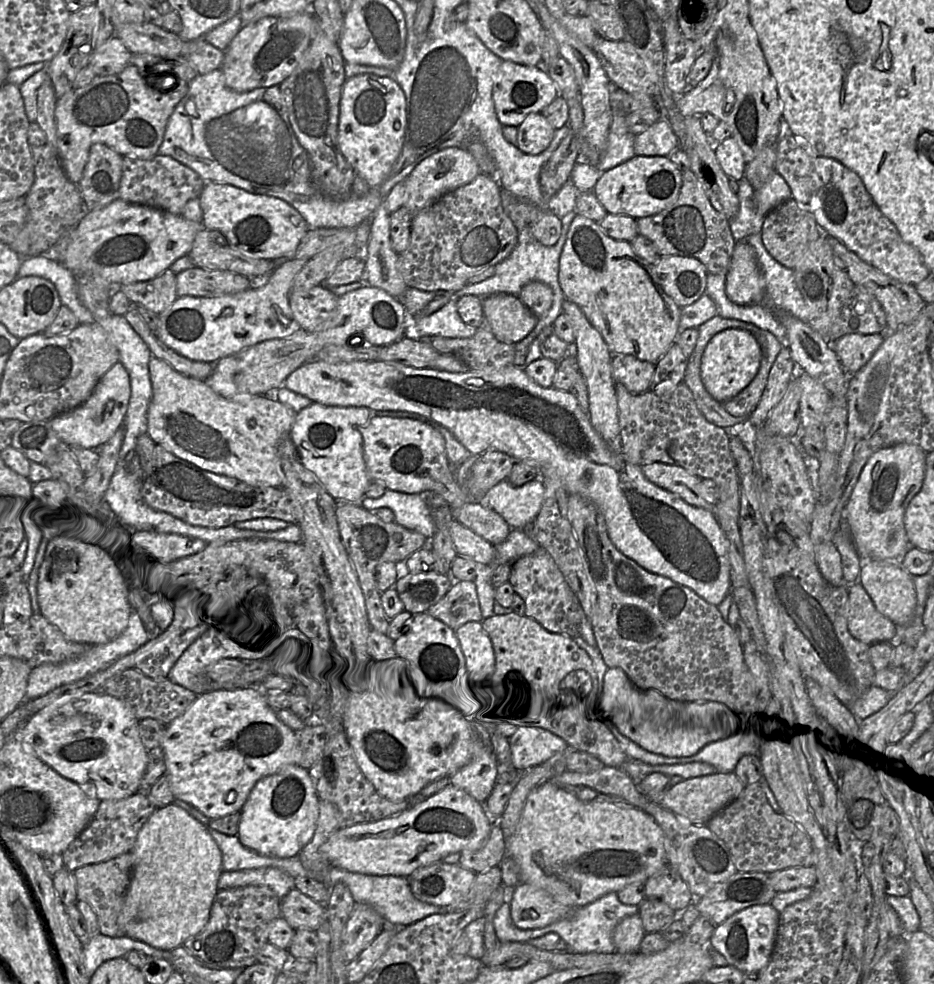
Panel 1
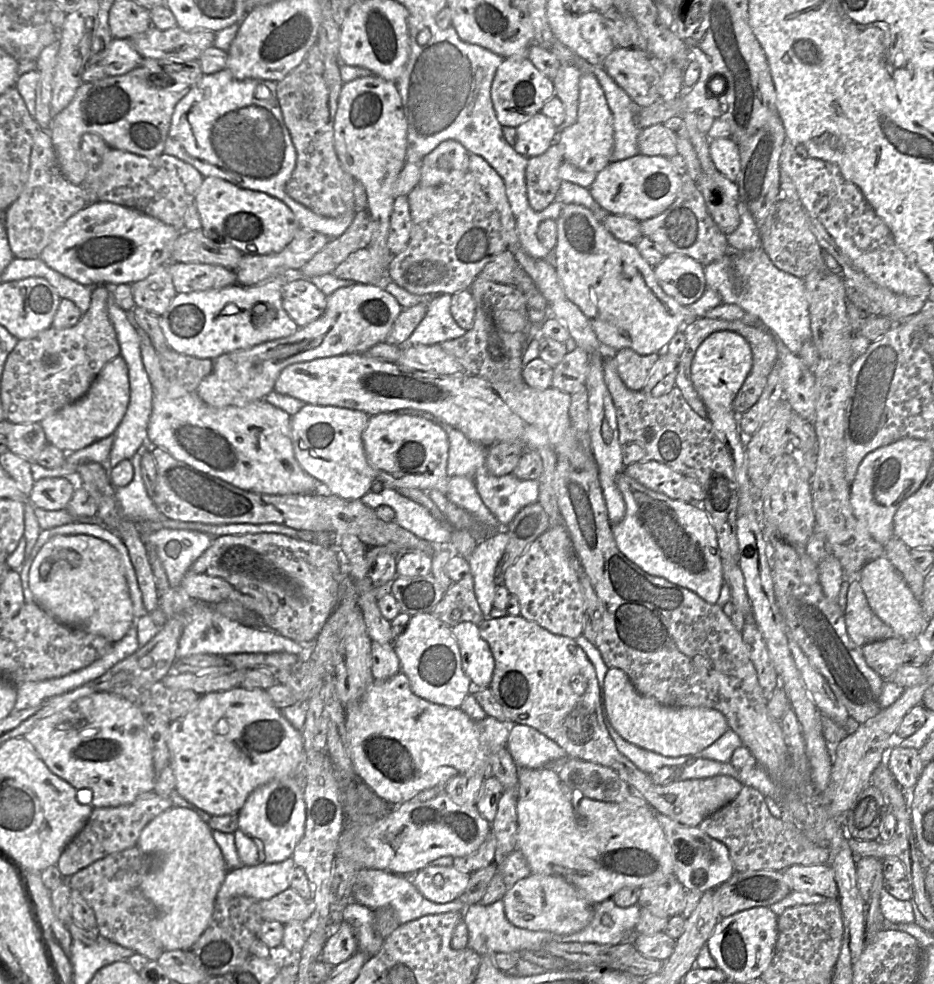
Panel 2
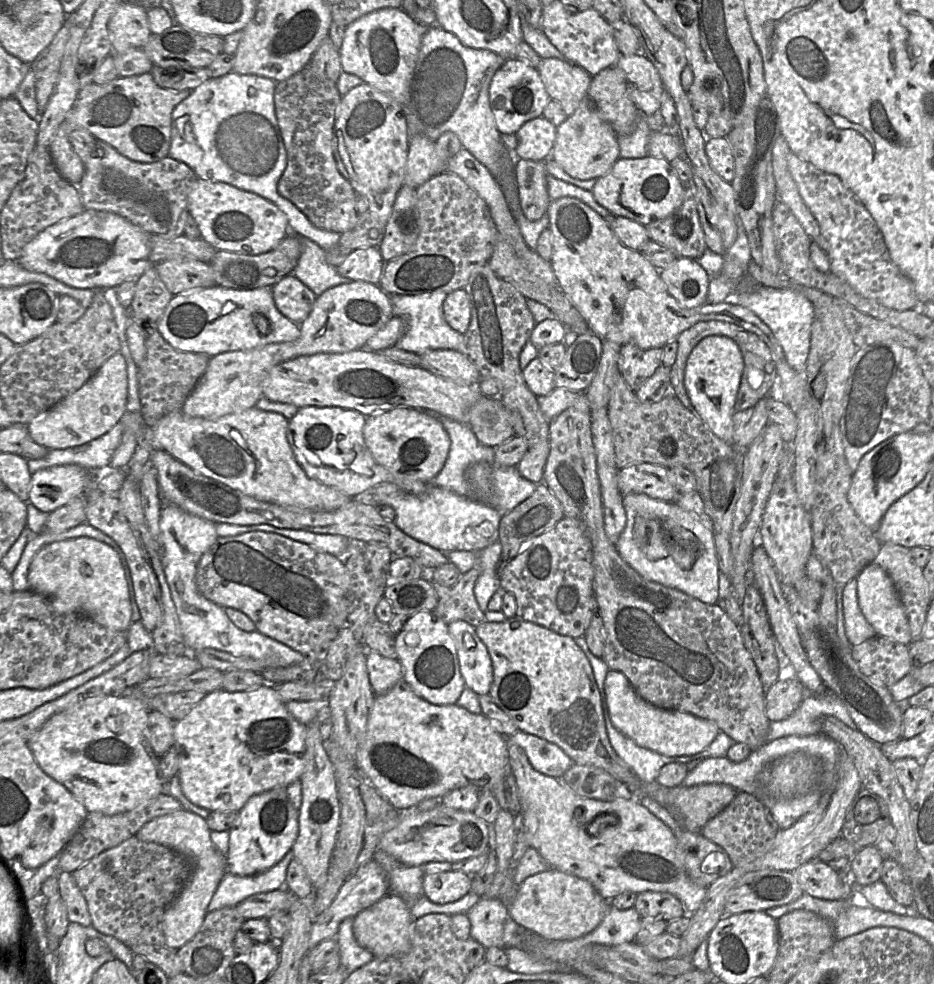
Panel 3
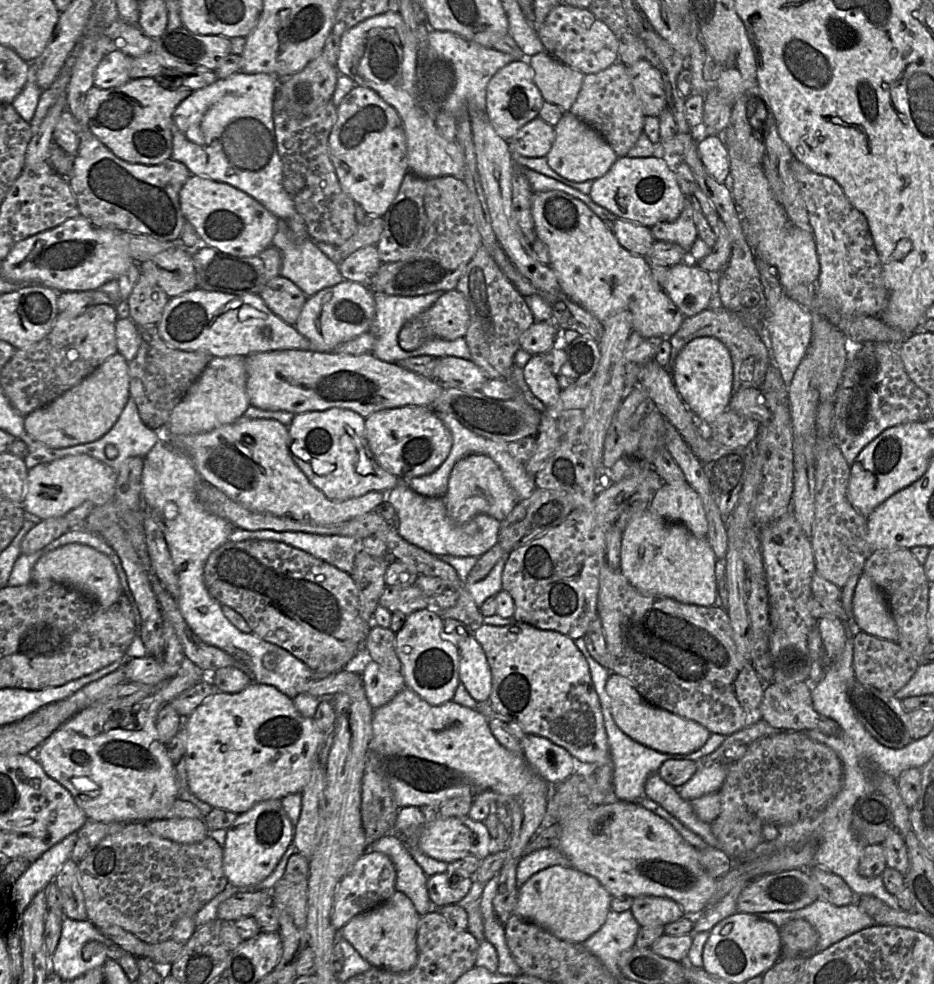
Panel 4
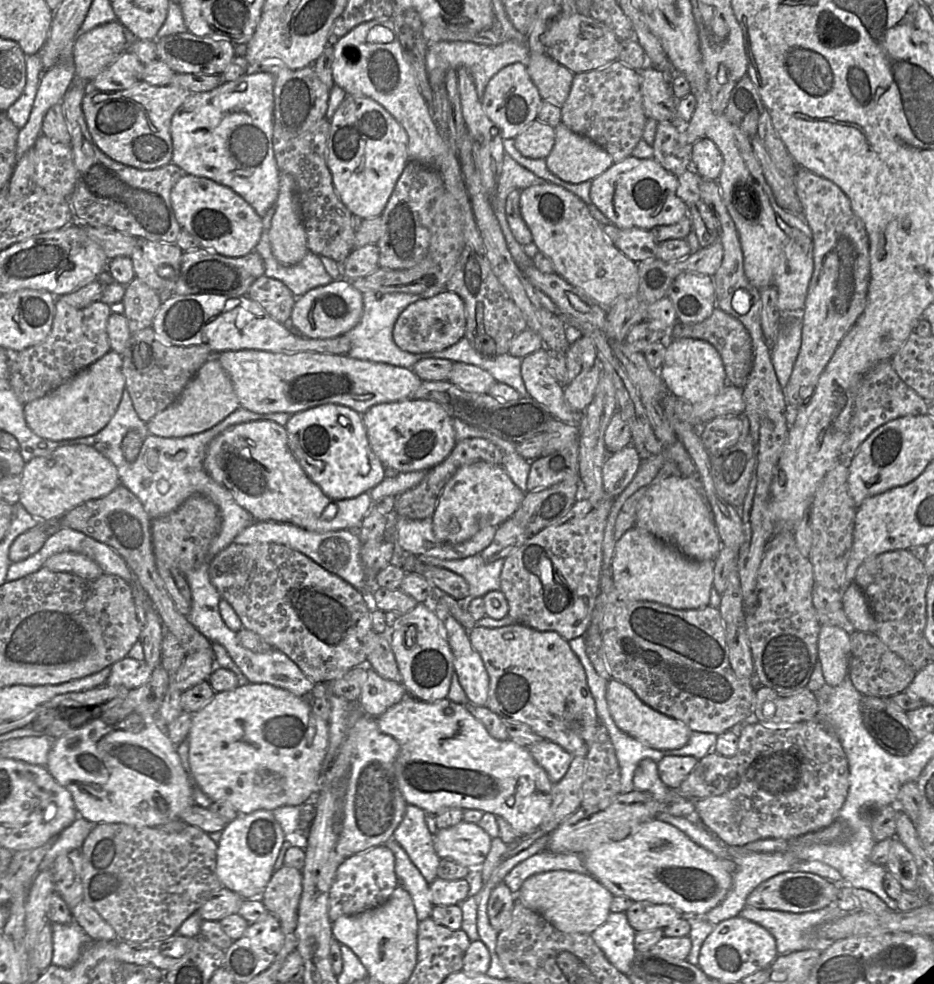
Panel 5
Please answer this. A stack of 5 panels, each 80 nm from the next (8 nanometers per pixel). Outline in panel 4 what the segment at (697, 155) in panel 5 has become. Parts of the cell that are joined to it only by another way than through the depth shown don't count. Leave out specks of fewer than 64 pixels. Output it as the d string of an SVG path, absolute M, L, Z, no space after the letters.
M711 135L697 145L697 152L707 172L719 183L729 174L730 160L726 145L720 136Z

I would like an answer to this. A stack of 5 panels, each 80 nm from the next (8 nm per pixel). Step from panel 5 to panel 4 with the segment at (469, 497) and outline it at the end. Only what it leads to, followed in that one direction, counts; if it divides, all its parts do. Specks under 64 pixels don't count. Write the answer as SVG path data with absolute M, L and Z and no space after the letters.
M481 454L469 455L455 464L443 500L448 516L459 525L467 523L478 514L487 514L501 522L519 502L499 466L490 457Z

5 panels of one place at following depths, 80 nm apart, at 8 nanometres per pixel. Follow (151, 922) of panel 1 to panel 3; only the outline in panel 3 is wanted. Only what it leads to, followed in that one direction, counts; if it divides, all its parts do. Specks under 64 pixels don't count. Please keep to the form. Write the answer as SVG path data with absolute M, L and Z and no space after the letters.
M182 808L171 814L151 819L136 835L142 841L164 845L191 859L194 863L190 878L168 905L163 917L165 946L173 950L185 945L199 931L212 896L227 872L226 856L212 842L210 831L204 818Z

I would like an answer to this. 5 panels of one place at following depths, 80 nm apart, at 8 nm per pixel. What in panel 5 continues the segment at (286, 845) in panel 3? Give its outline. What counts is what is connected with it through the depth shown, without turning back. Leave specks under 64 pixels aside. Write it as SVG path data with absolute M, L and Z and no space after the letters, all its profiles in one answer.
M271 811L238 814L222 830L217 843L216 873L222 887L236 892L244 899L258 898L275 871L274 865L284 841L285 834Z

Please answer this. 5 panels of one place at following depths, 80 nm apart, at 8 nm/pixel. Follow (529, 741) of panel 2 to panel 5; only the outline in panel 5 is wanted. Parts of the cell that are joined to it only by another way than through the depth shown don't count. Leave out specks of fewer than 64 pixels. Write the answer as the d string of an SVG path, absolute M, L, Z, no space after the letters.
M546 739L529 746L528 749L554 784L558 783L567 773L573 758L560 745Z

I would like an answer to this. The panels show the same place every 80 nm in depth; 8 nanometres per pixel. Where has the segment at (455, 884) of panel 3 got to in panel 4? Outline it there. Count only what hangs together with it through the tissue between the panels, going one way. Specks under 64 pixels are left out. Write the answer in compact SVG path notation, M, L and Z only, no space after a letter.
M438 873L427 877L427 890L433 907L456 904L469 892L473 877Z

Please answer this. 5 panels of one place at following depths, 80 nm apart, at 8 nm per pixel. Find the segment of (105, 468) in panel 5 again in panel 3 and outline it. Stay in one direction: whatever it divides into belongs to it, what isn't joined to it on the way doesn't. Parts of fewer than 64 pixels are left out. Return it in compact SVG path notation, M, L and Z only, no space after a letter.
M76 464L39 470L32 475L26 503L50 514L73 498L82 496L95 477L94 471Z

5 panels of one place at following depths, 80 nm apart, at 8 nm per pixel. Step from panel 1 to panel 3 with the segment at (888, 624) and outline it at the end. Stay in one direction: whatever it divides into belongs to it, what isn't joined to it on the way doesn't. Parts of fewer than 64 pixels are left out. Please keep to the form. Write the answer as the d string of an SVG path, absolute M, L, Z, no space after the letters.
M856 578L851 579L844 585L842 598L845 633L851 646L856 646L869 638L875 637L874 628L859 607Z

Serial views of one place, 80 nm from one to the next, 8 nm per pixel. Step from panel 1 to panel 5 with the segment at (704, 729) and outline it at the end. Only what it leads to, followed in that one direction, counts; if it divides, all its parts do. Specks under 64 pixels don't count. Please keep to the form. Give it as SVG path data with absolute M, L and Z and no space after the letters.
M610 678L607 681L606 700L617 727L651 748L679 749L686 745L690 738L692 730L688 726L646 705L630 687L618 680Z

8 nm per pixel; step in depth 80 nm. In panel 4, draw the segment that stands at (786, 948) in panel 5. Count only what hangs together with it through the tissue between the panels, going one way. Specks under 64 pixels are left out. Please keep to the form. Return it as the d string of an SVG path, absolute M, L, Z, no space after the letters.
M816 900L812 904L794 911L774 911L758 914L761 918L773 923L778 929L786 923L796 919L808 921L818 933L818 942L812 953L817 954L841 939L858 932L864 928L875 925L874 920L864 912L854 901L845 906L835 906L824 900Z

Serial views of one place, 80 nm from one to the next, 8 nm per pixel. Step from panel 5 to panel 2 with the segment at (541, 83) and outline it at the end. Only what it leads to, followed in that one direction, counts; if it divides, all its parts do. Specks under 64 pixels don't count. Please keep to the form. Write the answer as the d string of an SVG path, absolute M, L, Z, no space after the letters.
M562 63L552 79L555 96L562 101L565 109L565 120L558 127L567 128L577 120L581 74L582 72L575 66Z

